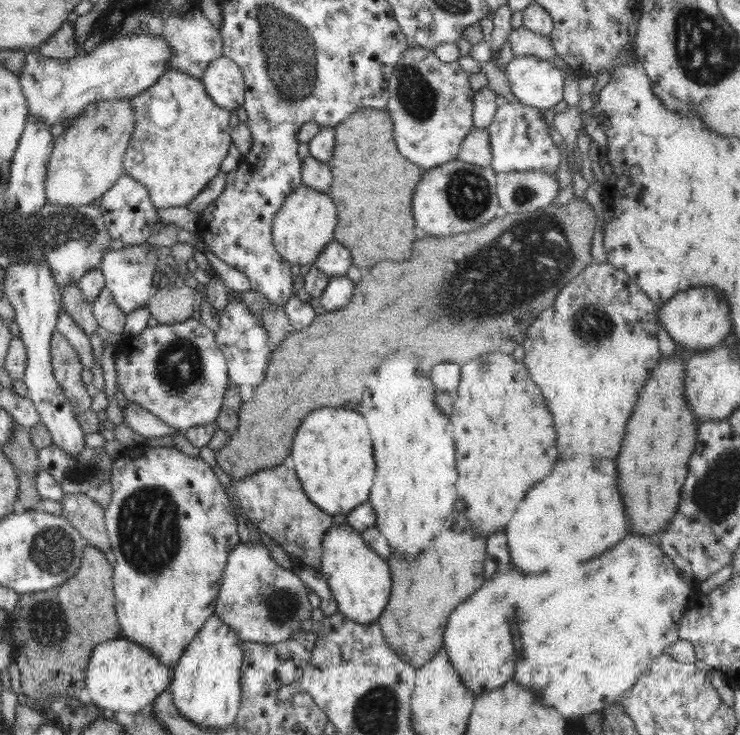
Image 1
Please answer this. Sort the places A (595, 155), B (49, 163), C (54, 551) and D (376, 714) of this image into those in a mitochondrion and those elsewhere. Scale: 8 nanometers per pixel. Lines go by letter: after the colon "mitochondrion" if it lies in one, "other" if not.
A: other
B: other
C: mitochondrion
D: mitochondrion

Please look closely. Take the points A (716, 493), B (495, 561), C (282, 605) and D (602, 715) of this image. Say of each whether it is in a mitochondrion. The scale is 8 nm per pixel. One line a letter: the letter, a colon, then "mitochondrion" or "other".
A: mitochondrion
B: other
C: mitochondrion
D: other

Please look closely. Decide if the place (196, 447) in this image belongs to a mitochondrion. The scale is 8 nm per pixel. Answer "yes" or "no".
no

